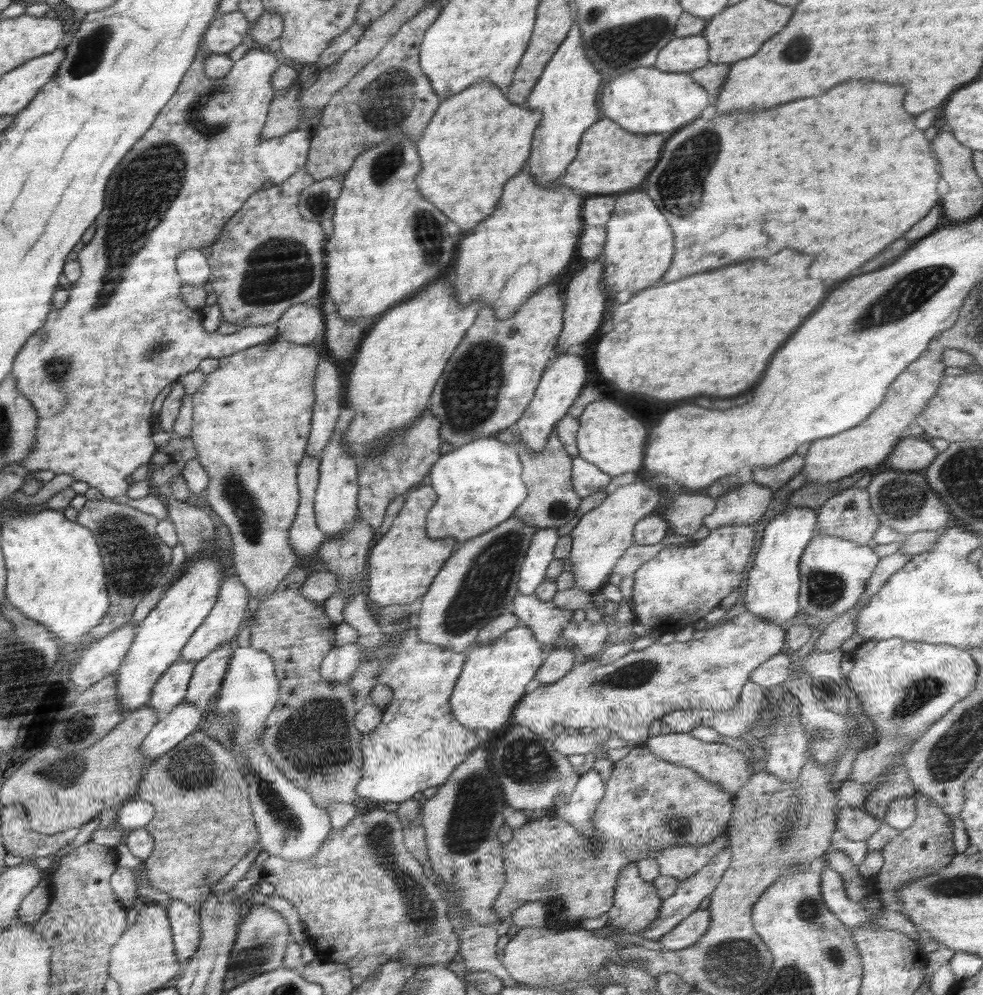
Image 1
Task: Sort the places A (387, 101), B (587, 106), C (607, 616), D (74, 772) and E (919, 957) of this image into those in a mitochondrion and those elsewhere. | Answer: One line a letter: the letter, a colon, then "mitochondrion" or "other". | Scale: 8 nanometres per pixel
A: mitochondrion
B: other
C: other
D: mitochondrion
E: other

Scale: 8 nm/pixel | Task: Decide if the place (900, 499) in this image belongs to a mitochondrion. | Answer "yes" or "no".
yes

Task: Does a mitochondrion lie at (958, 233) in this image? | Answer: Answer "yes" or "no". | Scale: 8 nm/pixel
no

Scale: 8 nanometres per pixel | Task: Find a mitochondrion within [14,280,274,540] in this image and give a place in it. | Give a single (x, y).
(60, 381)

